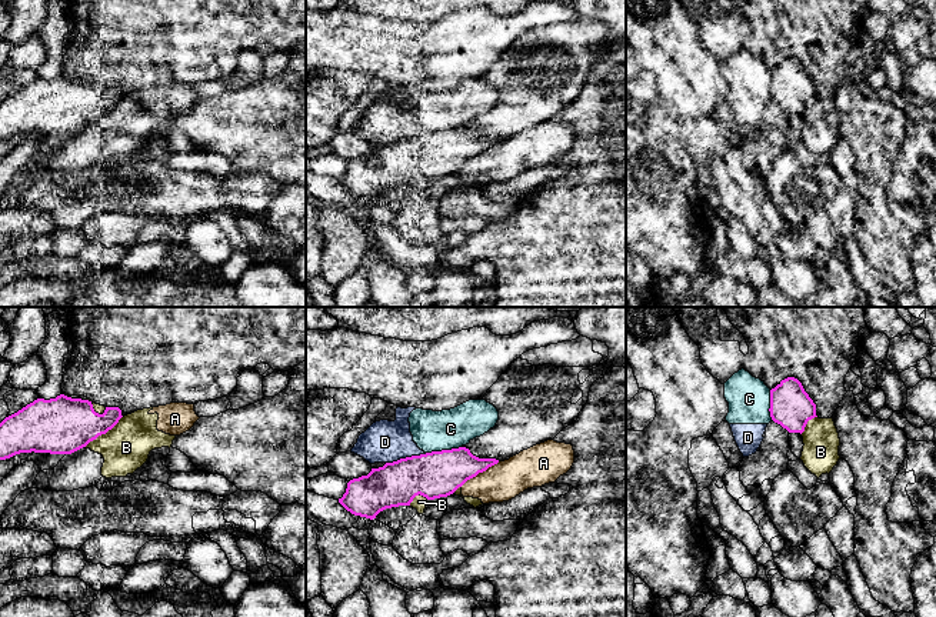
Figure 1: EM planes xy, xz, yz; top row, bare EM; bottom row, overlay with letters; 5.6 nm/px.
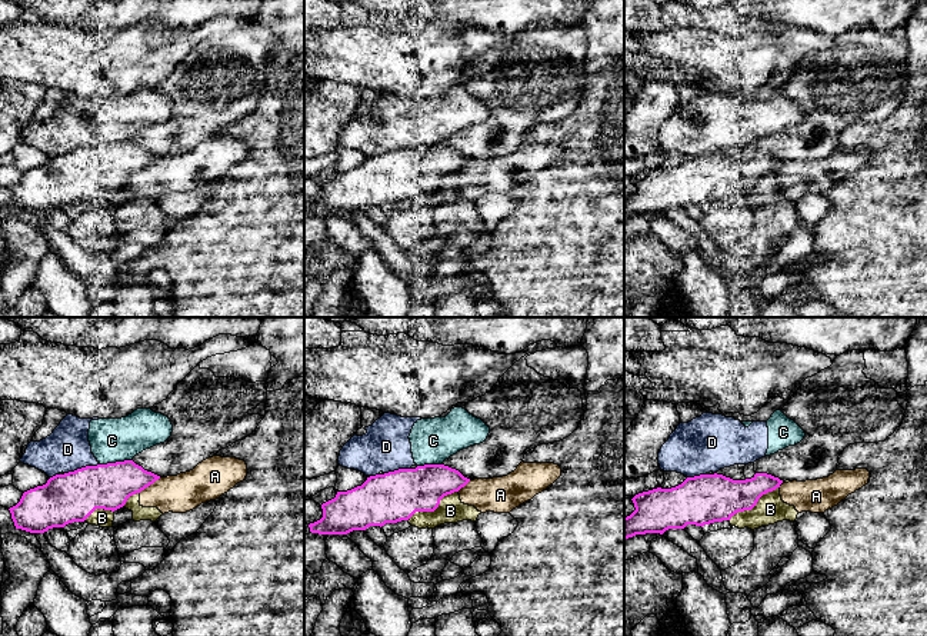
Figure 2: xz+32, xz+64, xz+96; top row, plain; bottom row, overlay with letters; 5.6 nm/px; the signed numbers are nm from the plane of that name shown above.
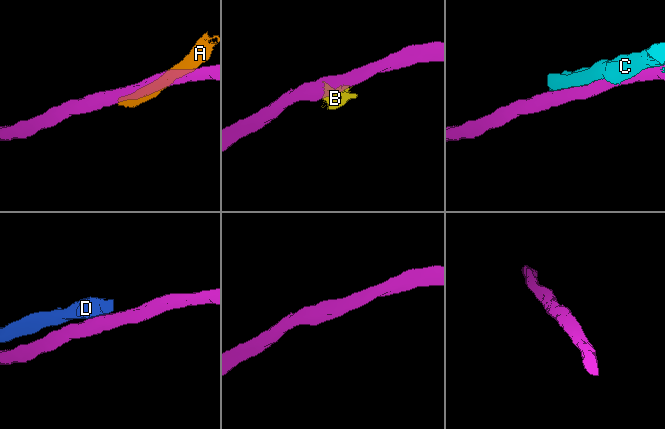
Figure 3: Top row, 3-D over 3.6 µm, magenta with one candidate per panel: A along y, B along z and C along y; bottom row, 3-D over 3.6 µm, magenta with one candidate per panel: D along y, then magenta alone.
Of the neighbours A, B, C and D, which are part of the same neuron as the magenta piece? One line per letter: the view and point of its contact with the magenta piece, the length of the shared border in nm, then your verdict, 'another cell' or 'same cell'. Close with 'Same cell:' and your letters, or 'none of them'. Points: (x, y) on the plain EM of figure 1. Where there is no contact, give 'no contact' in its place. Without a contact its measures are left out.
A: contact xz (479, 152); length 260 nm; another cell
B: contact xy (103, 113); length 280 nm; another cell
C: contact xz (443, 130); length 200 nm; another cell
D: contact xz (406, 137); length 240 nm; another cell
Same cell: none of them

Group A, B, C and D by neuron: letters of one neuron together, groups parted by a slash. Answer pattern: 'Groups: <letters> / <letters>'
Groups: A B / C D

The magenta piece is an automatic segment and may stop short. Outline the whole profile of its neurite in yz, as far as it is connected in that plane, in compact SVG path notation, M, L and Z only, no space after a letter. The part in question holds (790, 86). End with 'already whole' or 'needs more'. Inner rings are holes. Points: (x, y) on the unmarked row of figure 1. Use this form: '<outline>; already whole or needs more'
M795 57L782 60L770 70L770 97L789 113L803 113L816 96L816 84Z; already whole

